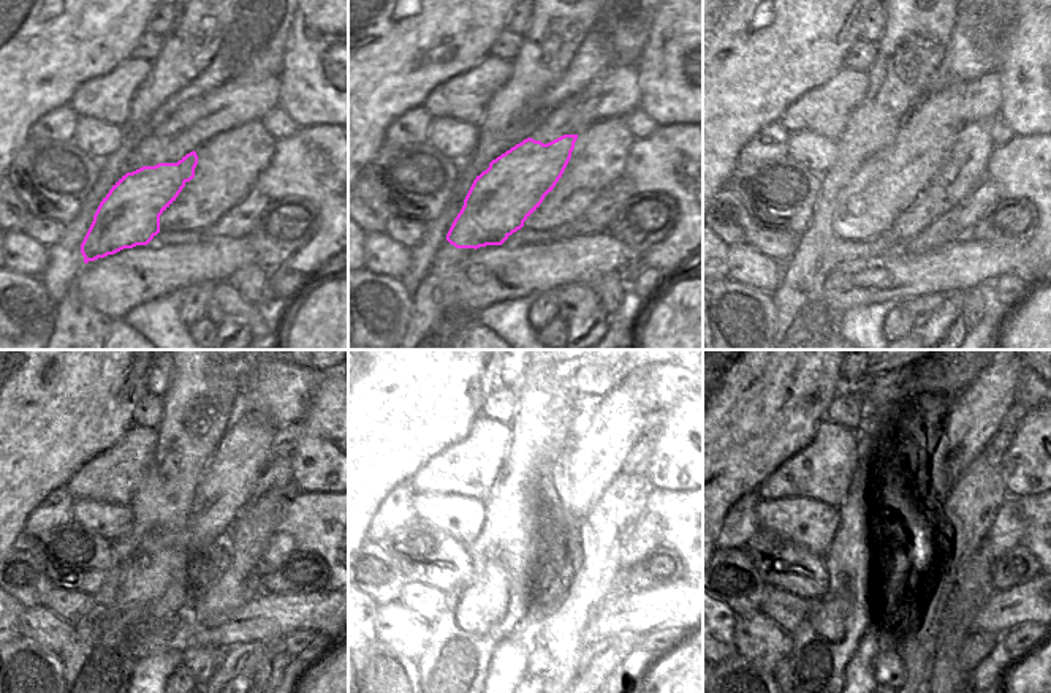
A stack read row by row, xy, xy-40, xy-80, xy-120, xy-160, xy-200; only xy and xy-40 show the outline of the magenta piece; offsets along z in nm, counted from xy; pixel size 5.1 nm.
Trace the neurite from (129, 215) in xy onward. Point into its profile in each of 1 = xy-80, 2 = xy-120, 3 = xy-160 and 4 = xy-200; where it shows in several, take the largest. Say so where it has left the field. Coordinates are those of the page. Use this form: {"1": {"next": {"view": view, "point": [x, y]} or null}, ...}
{"1": {"next": {"view": "xy-80", "point": [885, 185]}}, "2": {"next": {"view": "xy-120", "point": [228, 481]}}, "3": {"next": {"view": "xy-160", "point": [592, 459]}}, "4": {"next": {"view": "xy-200", "point": [974, 416]}}}

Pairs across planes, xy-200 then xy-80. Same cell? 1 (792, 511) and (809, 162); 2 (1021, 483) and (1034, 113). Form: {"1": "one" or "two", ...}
{"1": "one", "2": "one"}

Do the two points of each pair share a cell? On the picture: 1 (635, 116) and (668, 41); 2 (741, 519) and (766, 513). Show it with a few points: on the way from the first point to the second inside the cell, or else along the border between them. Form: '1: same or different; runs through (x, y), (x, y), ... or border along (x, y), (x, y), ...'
1: different; border along (638, 108), (657, 127)
2: different; border along (762, 500), (755, 510), (757, 526)

